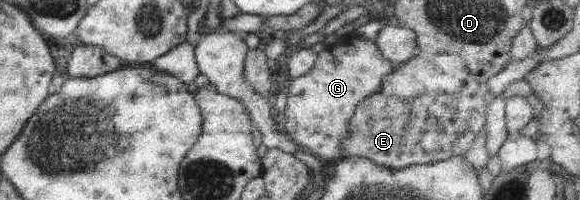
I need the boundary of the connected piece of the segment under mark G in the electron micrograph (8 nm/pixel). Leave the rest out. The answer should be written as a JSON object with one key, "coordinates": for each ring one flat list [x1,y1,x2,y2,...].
{"coordinates":[[355,32,342,38,343,44,326,44,311,70,290,80,285,89,285,132,293,142,320,160,342,156,342,140,350,135,348,122,356,106,364,98,375,94,384,76,391,74,395,67,380,53,374,40,361,39]]}

